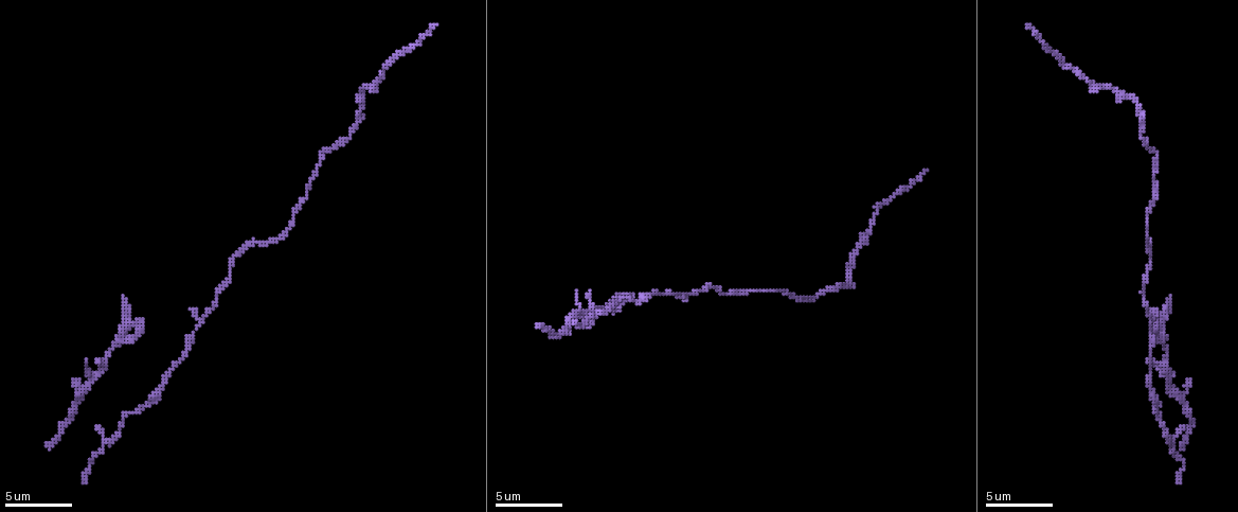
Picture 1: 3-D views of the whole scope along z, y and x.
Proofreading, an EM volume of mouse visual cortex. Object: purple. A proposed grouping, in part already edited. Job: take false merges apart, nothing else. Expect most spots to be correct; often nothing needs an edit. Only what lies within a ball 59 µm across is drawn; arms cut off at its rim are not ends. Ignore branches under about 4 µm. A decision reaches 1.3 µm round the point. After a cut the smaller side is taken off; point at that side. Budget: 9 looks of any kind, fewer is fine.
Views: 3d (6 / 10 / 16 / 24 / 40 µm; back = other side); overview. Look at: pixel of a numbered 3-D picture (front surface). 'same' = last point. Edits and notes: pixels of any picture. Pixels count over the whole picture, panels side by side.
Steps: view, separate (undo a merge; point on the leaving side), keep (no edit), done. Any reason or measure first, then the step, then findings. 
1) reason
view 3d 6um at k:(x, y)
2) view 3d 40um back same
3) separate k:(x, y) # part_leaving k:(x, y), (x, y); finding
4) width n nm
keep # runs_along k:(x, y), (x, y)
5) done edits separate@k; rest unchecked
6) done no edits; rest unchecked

calibre changes
view 3d 10um at 1:(359, 110)

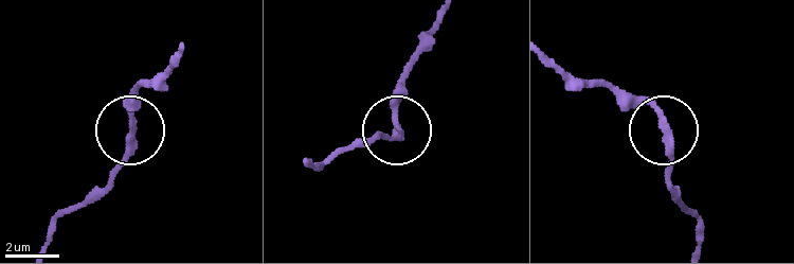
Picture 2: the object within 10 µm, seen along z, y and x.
keep # runs_along 2:(48, 242), (57, 222), (109, 180), (132, 125), (132, 87); all the same neuron

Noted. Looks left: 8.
thick turns thin
view 3d 16um at 1:(1157, 408)

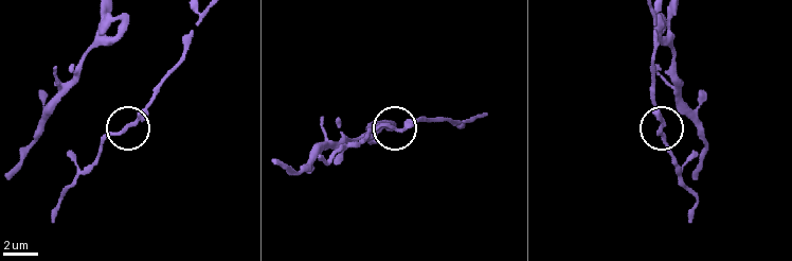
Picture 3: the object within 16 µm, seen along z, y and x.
keep # runs_along 3:(484, 115), (416, 120), (399, 128), (381, 124), (366, 133); all the same neuron

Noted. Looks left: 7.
calibre changes
view 3d 10um at 1:(119, 335)

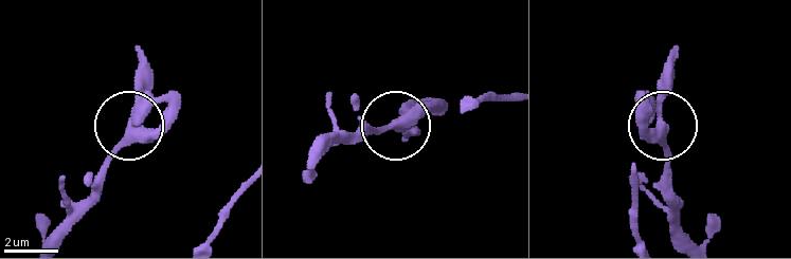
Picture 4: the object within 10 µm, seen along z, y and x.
view 3d 10um back at 4:(394, 123)

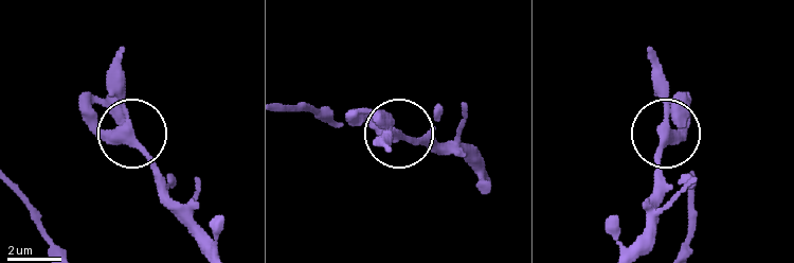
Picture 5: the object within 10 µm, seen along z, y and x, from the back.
arms 3
keep # runs_along 5:(211, 244), (131, 135), (122, 69); all the same neuron

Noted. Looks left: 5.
side arm on a straight run
view 3d 16um at 1:(1152, 328)

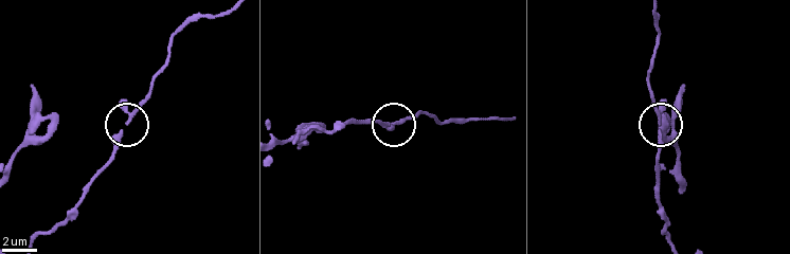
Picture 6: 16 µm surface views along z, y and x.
width 160 nm
keep # runs_along 6:(653, 59), (649, 92), (658, 118), (658, 163); all the same neuron

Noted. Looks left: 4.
done no edits; rest unchecked

